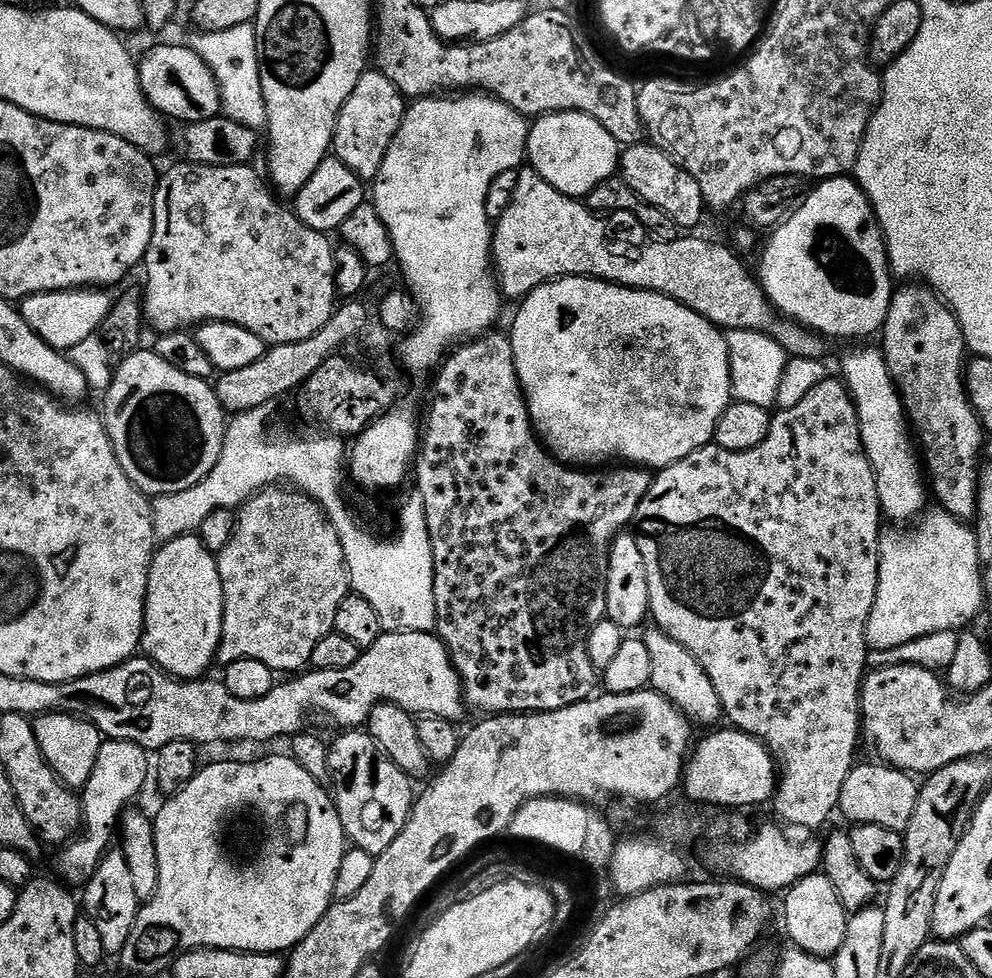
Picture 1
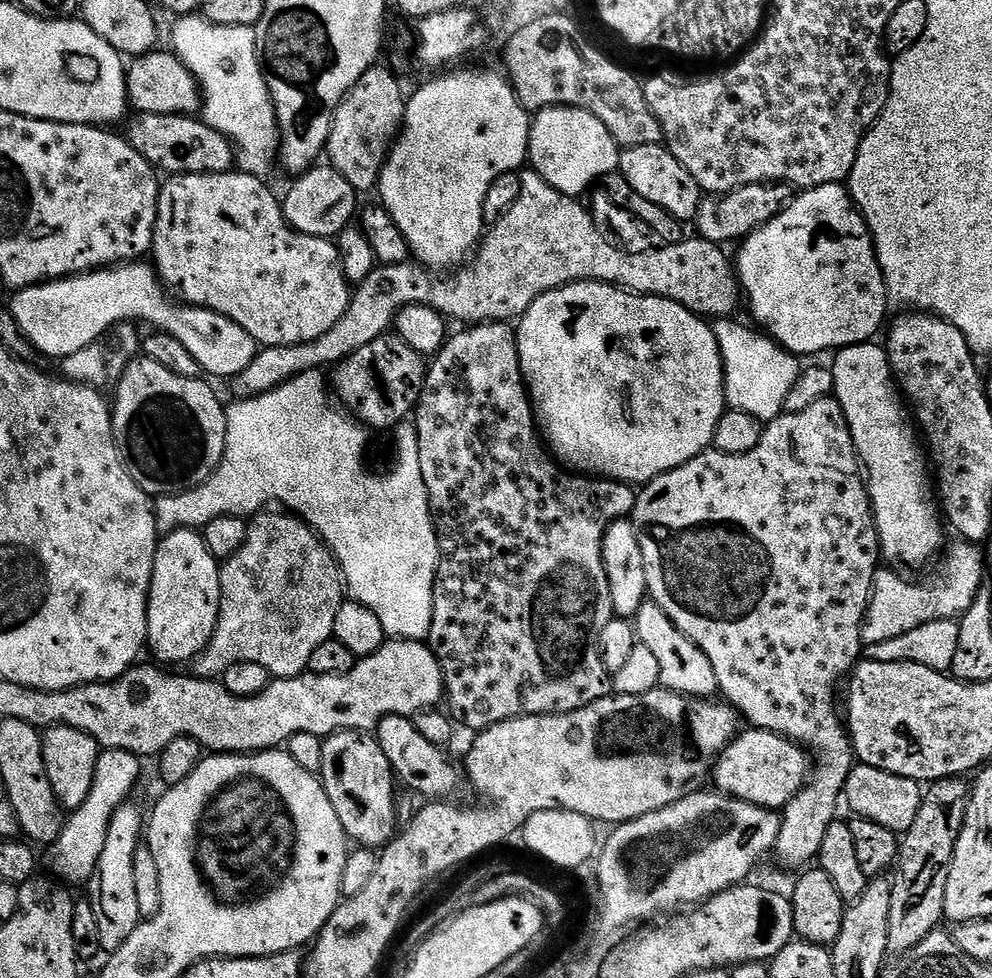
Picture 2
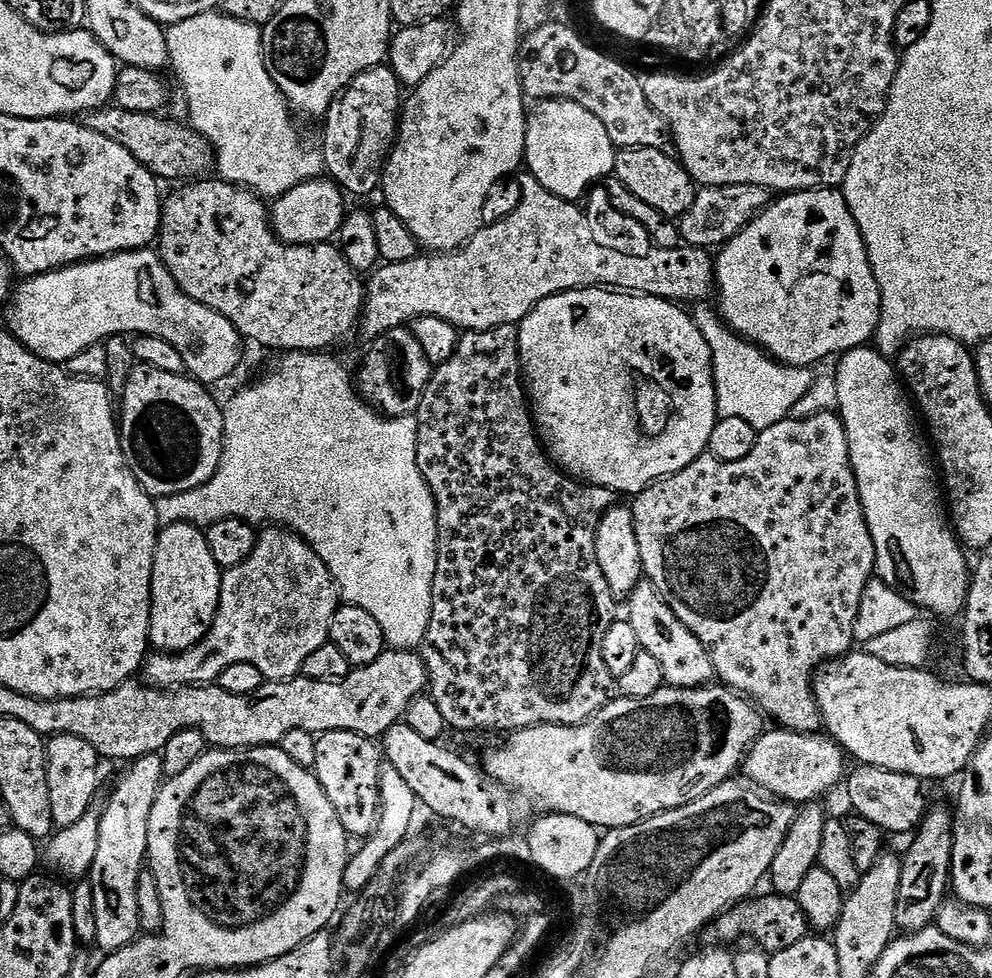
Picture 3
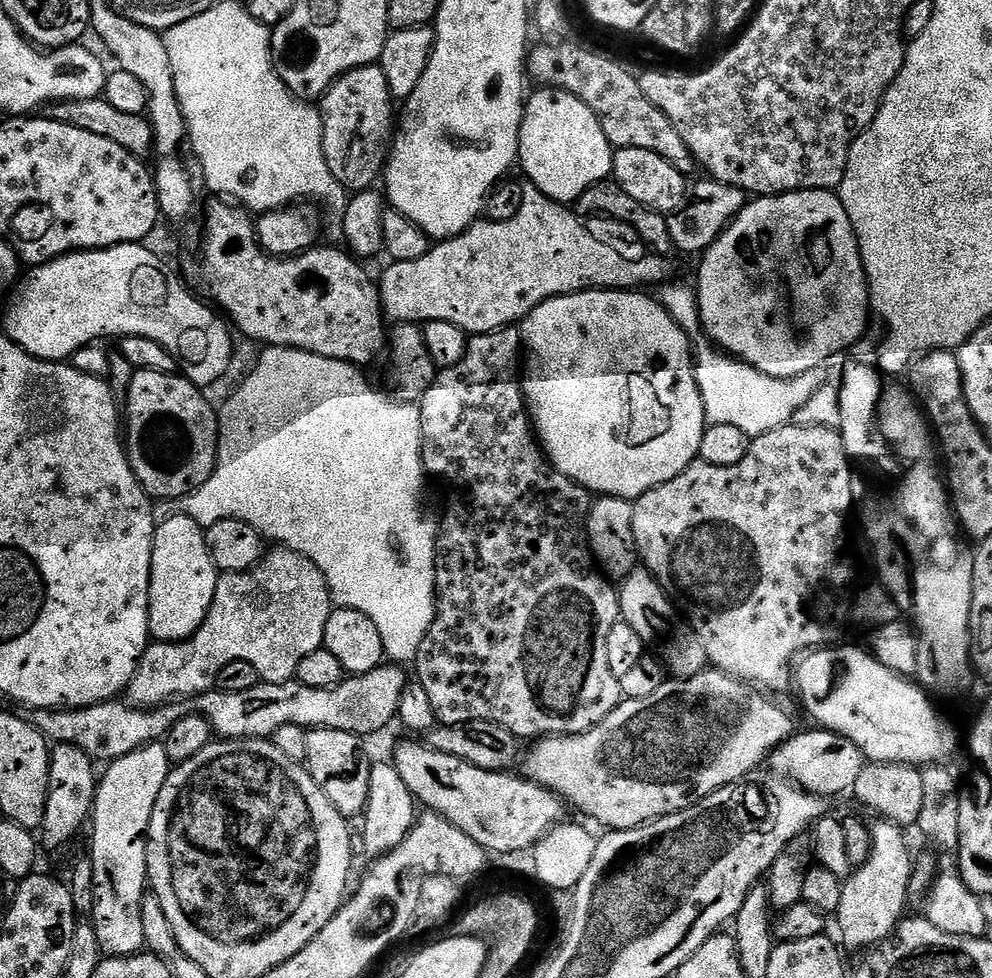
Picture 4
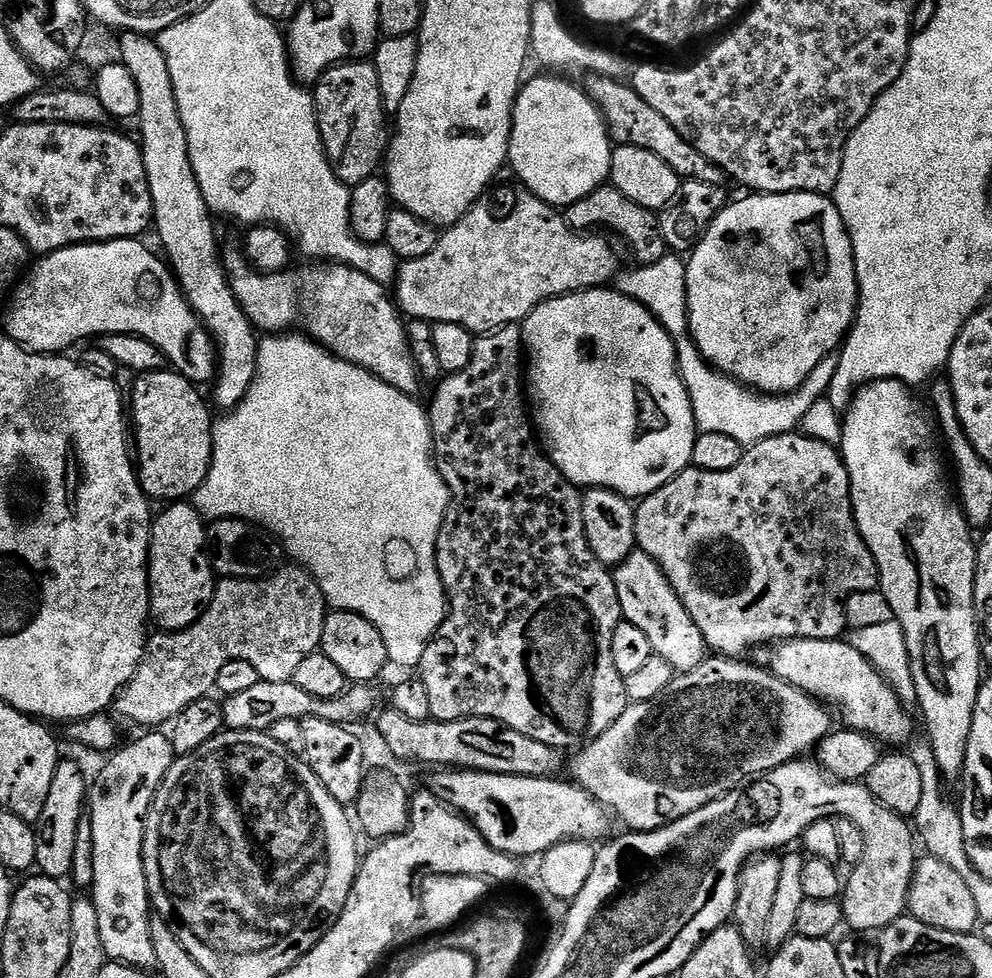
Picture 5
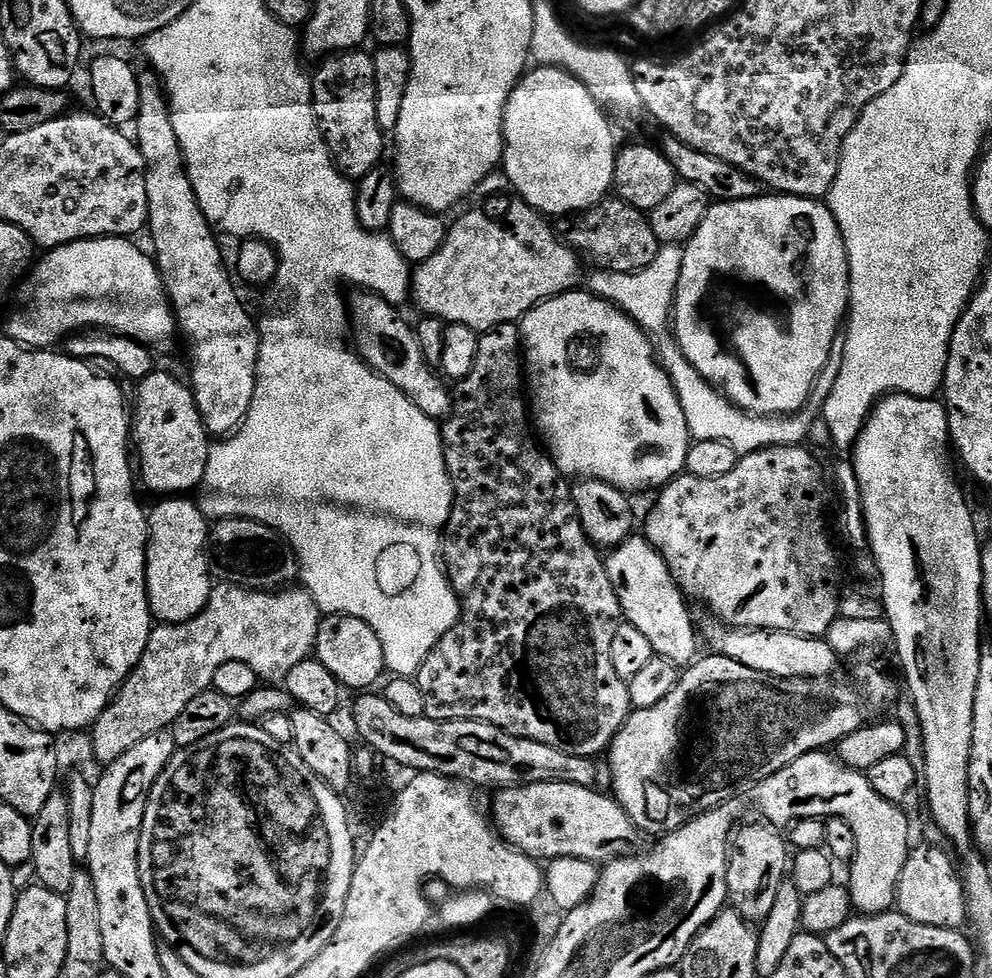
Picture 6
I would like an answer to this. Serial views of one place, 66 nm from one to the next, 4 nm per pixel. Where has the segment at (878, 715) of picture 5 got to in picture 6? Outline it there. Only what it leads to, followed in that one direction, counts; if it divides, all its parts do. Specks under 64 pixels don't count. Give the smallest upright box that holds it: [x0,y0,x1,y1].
[703,622,838,680]

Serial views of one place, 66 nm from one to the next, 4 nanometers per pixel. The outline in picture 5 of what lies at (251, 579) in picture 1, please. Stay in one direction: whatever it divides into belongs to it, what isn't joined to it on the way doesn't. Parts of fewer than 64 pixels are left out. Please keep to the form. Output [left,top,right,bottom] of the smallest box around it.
[114,566,326,730]

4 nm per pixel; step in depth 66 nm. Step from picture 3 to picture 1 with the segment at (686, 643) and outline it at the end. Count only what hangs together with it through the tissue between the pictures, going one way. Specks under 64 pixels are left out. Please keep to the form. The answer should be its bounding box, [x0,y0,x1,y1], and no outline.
[642,626,722,725]

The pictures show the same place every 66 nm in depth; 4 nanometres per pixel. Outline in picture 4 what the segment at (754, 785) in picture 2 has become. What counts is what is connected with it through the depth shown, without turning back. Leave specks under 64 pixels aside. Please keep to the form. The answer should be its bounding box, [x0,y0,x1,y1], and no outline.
[770,731,866,798]

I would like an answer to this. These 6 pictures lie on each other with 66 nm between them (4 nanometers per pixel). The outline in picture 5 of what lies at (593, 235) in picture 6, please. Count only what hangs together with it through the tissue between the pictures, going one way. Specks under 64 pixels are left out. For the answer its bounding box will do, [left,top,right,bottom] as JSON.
[562,182,670,265]

